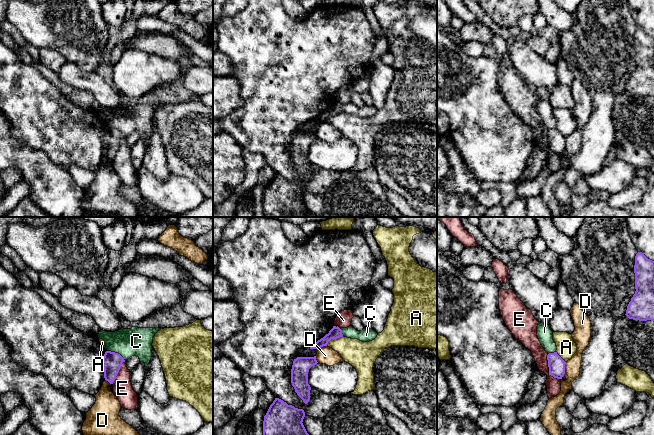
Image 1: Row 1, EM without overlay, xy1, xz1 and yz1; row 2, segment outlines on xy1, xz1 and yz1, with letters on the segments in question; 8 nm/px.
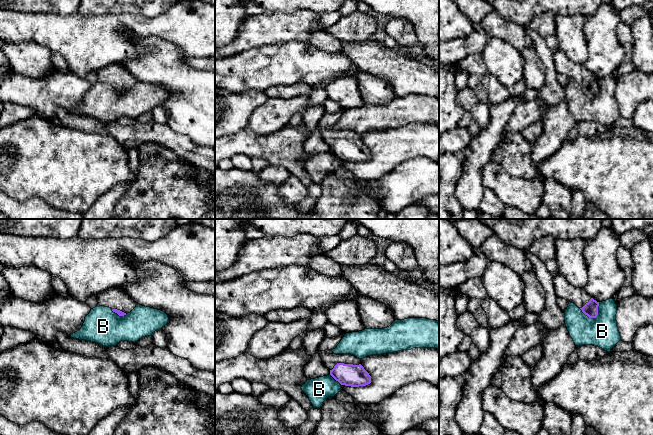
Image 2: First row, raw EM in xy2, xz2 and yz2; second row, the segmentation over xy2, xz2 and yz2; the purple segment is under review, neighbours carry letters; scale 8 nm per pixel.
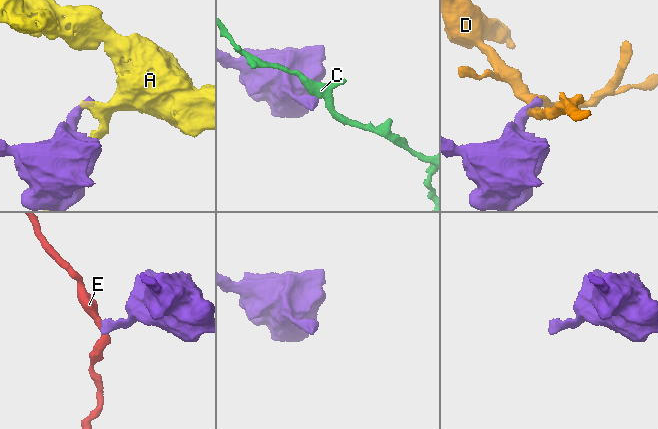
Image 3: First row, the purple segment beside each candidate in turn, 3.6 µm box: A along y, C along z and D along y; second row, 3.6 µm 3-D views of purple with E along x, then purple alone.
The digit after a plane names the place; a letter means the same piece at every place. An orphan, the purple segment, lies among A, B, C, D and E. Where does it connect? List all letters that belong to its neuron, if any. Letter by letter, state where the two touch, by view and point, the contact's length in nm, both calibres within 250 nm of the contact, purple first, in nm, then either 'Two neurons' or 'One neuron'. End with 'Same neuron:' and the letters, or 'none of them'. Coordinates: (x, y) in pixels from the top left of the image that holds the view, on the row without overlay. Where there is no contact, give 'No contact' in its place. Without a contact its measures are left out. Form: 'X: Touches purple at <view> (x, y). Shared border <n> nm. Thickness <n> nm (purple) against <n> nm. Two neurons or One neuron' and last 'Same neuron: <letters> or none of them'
A: Touches purple at xz1 (334, 114). Shared border 160 nm. Thickness 90 nm (purple) against 220 nm. Two neurons
B: Touches purple at yz2 (594, 93). Shared border 180 nm. Thickness 120 nm (purple) against 260 nm. Two neurons
C: Touches purple at xy1 (116, 129). Shared border 170 nm. Thickness 150 nm (purple) against 220 nm. Two neurons
D: Touches purple at yz1 (564, 145). Shared border 110 nm. Thickness 140 nm (purple) against 130 nm. Two neurons
E: Touches purple at yz1 (549, 145). Shared border 240 nm. Thickness 140 nm (purple) against 120 nm. Two neurons
Same neuron: none of them

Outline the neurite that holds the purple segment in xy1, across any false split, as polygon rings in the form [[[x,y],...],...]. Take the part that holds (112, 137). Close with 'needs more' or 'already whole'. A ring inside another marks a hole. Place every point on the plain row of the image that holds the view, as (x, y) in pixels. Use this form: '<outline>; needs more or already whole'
[[[111,127],[105,128],[102,136],[104,154],[110,160],[113,160],[115,157],[123,138],[125,138],[125,136],[120,130]]]; already whole

